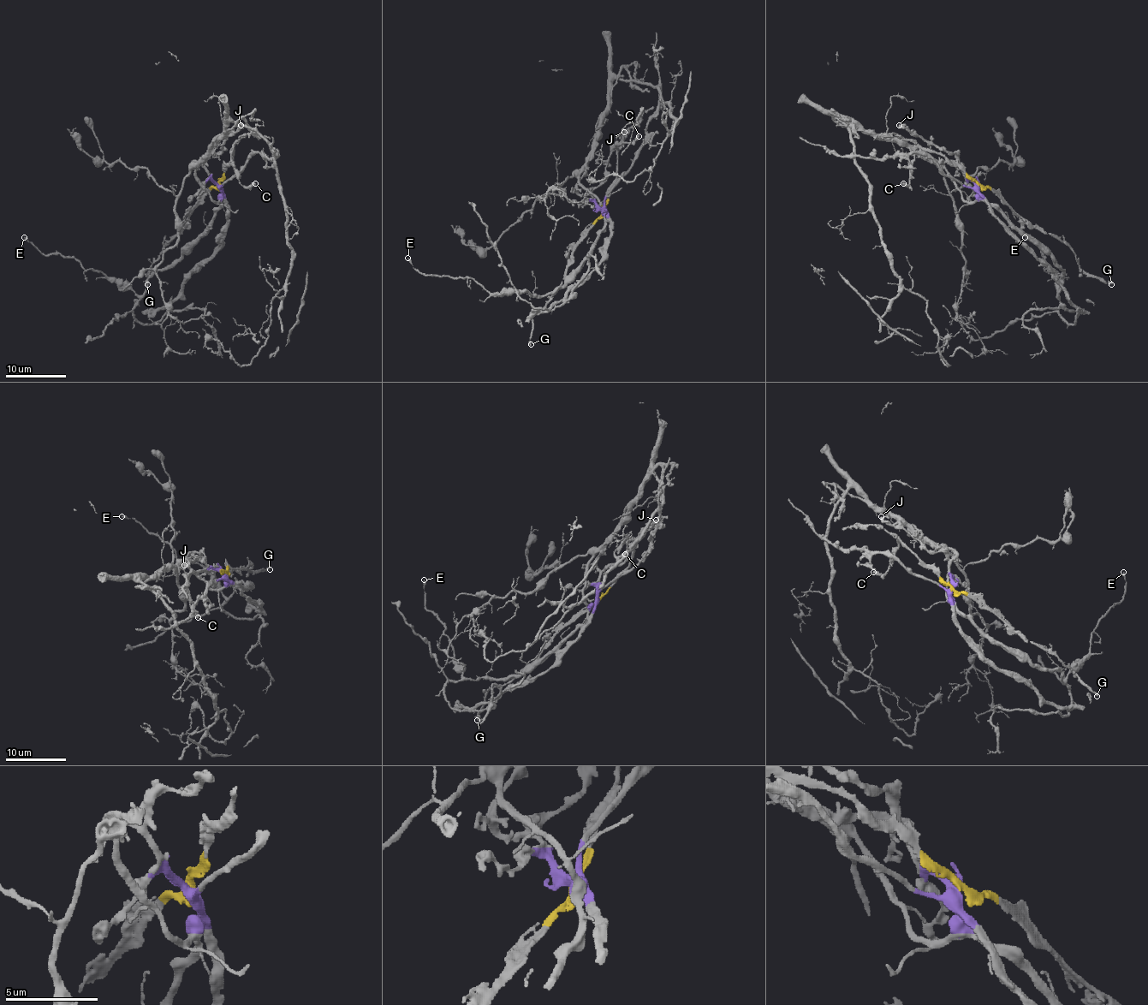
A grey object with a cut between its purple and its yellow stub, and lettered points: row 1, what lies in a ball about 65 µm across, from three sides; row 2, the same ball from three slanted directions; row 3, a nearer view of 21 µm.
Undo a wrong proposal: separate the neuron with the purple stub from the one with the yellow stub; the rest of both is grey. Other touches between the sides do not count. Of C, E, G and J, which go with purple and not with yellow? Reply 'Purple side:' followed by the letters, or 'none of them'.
Purple side: E, J

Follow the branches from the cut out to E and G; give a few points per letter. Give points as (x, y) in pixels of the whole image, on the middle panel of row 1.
E: (602, 211), (604, 229), (590, 255), (561, 286), (541, 295), (489, 292), (467, 277), (424, 276), (407, 258)
G: (603, 211), (574, 250), (564, 280), (556, 292), (544, 306), (532, 313), (531, 345)

